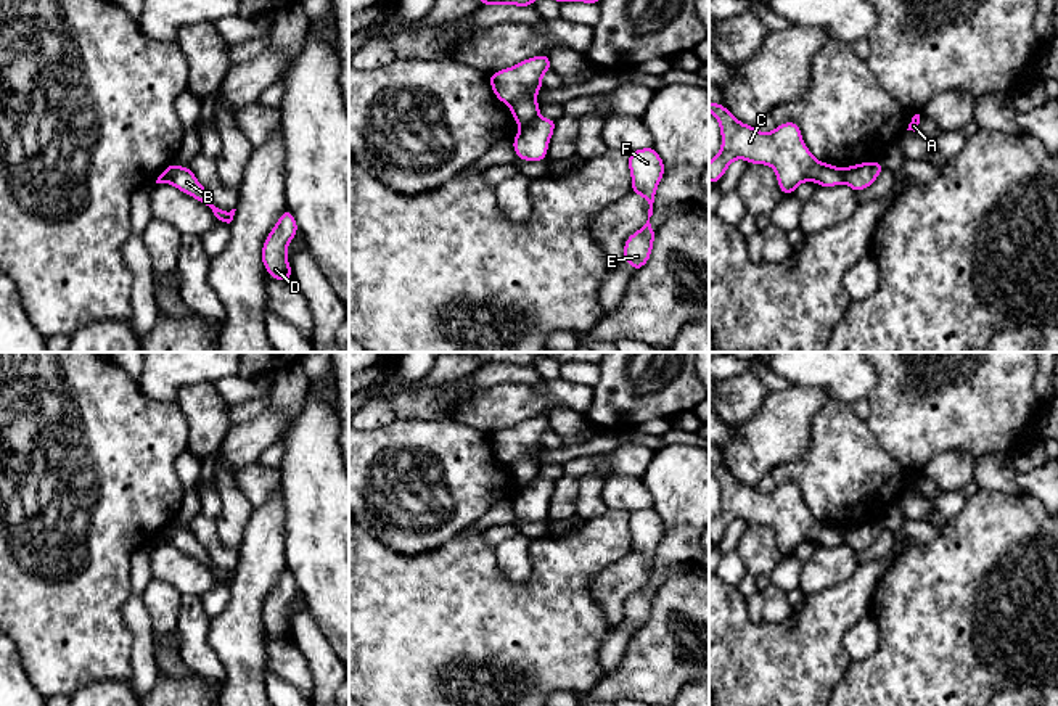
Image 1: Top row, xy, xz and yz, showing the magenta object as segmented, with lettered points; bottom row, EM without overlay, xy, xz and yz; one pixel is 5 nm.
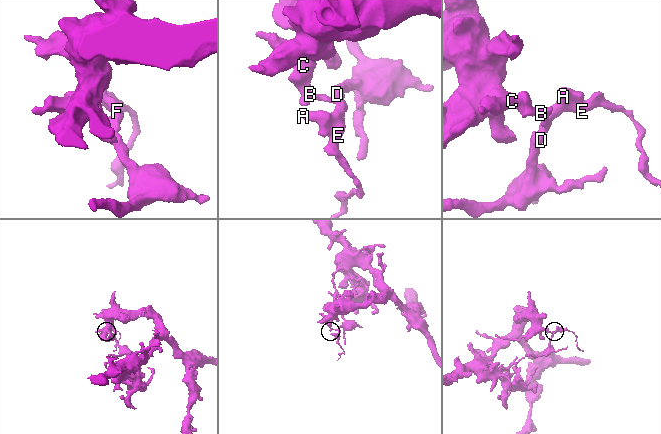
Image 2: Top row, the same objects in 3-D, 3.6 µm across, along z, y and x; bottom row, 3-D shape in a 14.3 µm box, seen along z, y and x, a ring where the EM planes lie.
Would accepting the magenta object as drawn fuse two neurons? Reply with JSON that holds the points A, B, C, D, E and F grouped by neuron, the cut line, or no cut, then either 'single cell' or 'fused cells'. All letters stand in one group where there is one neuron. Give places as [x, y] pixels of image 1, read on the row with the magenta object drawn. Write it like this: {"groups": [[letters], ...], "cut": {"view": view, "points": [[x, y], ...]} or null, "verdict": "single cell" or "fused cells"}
{"groups": [["A", "B", "D", "E", "F"], ["C"]], "cut": {"view": "xz", "points": [[539, 114], [521, 127]]}, "verdict": "fused cells"}

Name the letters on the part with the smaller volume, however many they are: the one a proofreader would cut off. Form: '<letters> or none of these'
A, B, D, E, F

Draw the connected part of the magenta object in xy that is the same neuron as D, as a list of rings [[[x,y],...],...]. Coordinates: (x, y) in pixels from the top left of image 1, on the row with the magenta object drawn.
[[[286,209],[262,246],[262,264],[270,278],[291,281],[291,265],[286,249],[297,232],[297,224],[289,209]]]

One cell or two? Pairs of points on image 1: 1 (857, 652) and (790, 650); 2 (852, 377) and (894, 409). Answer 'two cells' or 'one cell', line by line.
1: two cells
2: two cells

